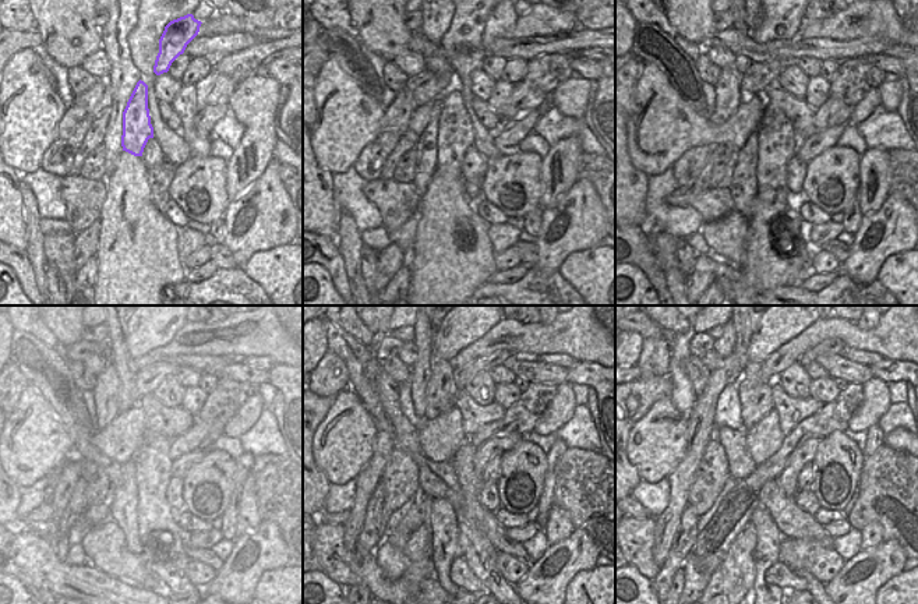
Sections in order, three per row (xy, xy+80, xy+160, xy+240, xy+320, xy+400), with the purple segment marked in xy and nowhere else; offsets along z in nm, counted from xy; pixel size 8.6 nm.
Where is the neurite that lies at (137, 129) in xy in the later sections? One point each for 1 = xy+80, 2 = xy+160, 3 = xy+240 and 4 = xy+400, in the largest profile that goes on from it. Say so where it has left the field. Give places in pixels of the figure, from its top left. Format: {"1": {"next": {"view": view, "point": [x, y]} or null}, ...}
{"1": {"next": {"view": "xy+80", "point": [455, 131]}}, "2": {"next": {"view": "xy+160", "point": [777, 141]}}, "3": {"next": {"view": "xy+240", "point": [152, 461]}}, "4": {"next": {"view": "xy+400", "point": [815, 587]}}}

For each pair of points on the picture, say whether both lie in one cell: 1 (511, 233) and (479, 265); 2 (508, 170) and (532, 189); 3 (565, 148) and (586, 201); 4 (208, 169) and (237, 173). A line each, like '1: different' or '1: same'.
1: different
2: same
3: different
4: different

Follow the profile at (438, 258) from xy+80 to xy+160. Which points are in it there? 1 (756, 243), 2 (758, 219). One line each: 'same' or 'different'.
1: same
2: same

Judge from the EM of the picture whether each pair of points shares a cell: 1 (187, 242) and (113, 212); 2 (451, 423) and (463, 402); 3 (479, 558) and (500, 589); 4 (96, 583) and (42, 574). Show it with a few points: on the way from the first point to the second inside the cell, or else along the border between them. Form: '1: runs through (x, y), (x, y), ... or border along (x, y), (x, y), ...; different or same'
1: border along (177, 228), (177, 258), (183, 264); different
2: border along (455, 406), (461, 412), (462, 430), (469, 437); different
3: runs through (483, 565), (494, 582); same
4: runs through (83, 583), (56, 578); same

